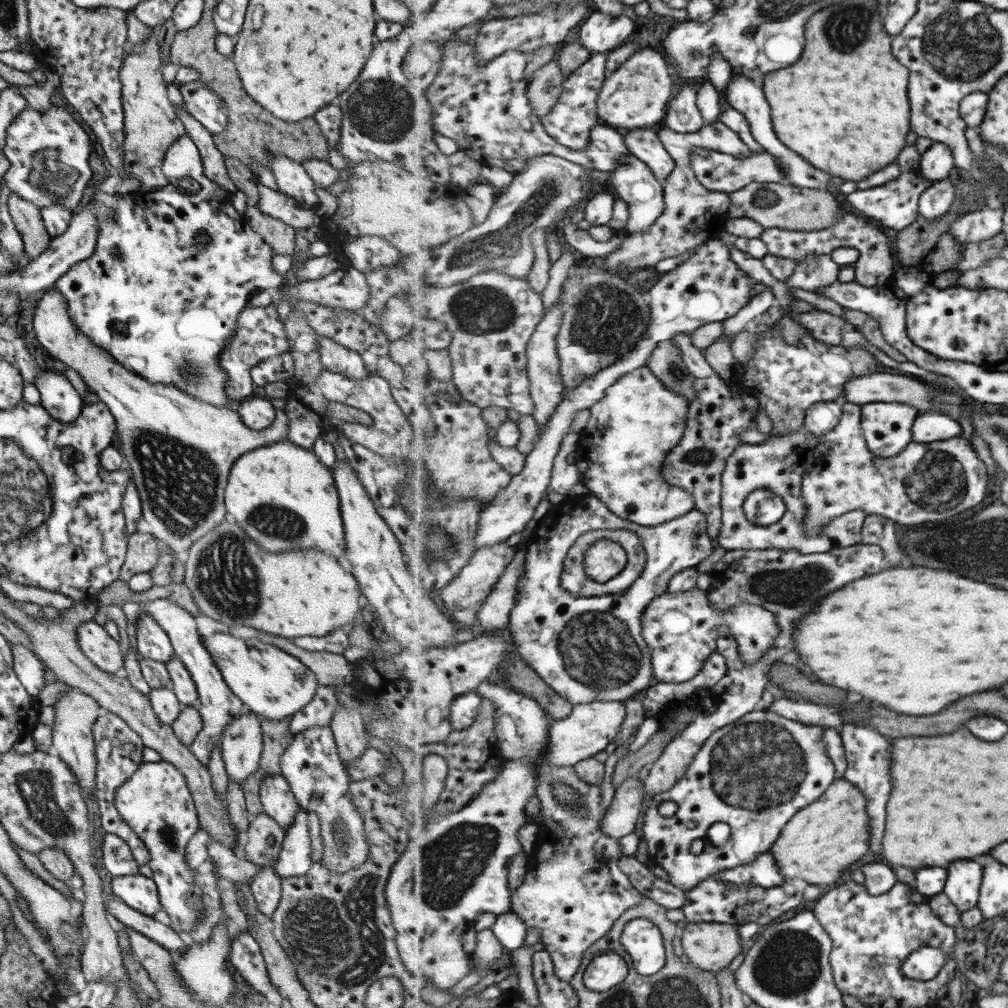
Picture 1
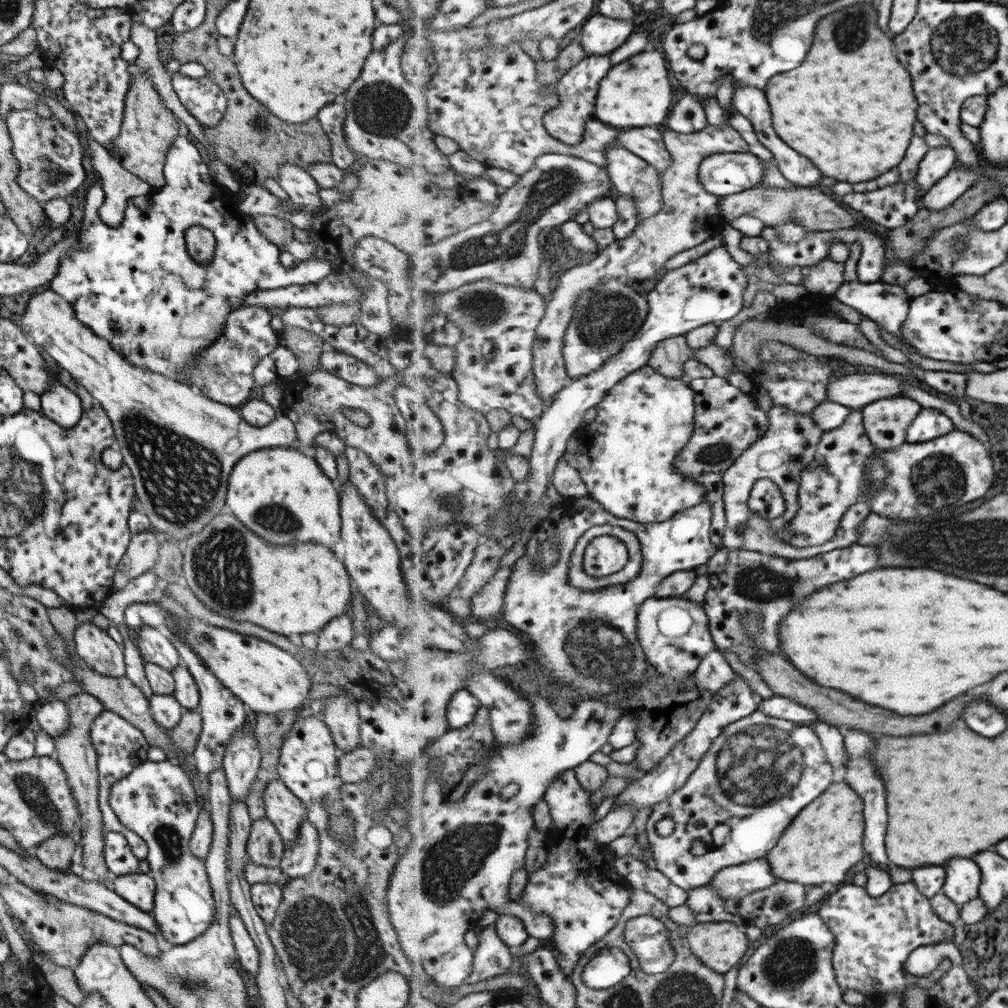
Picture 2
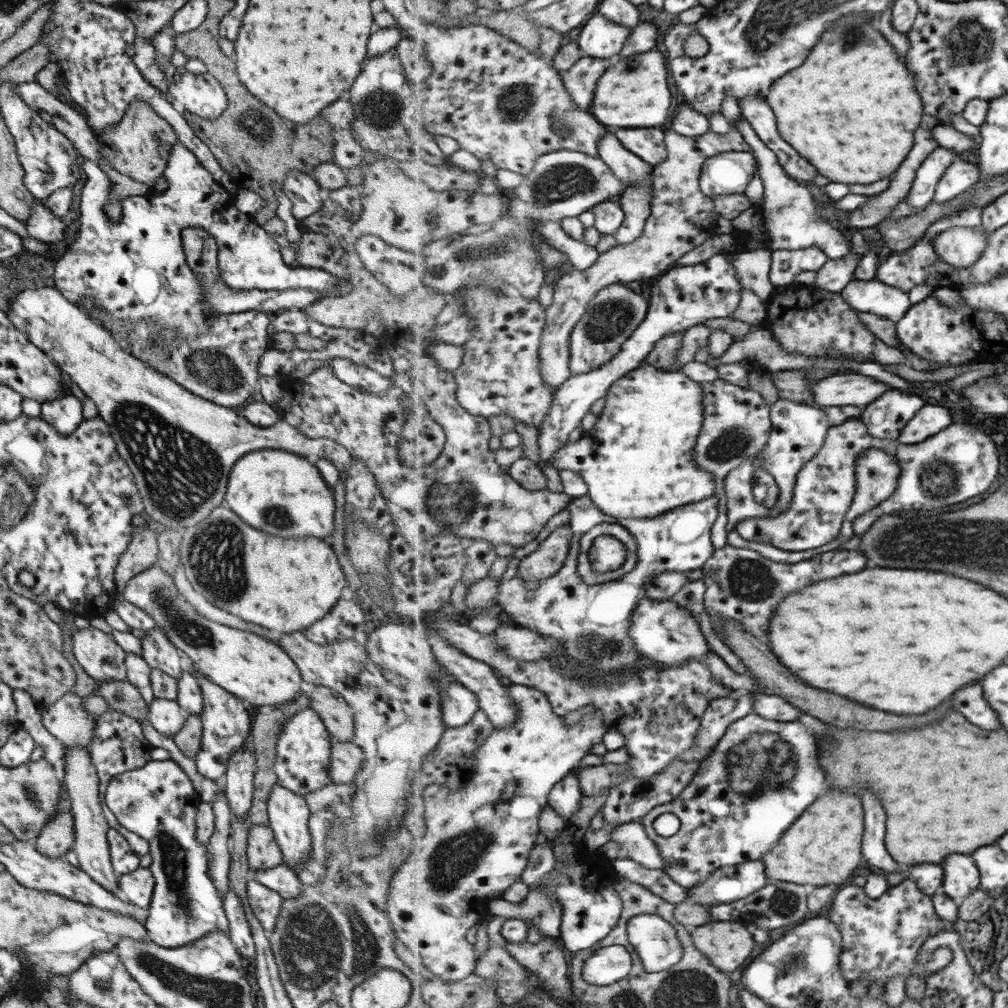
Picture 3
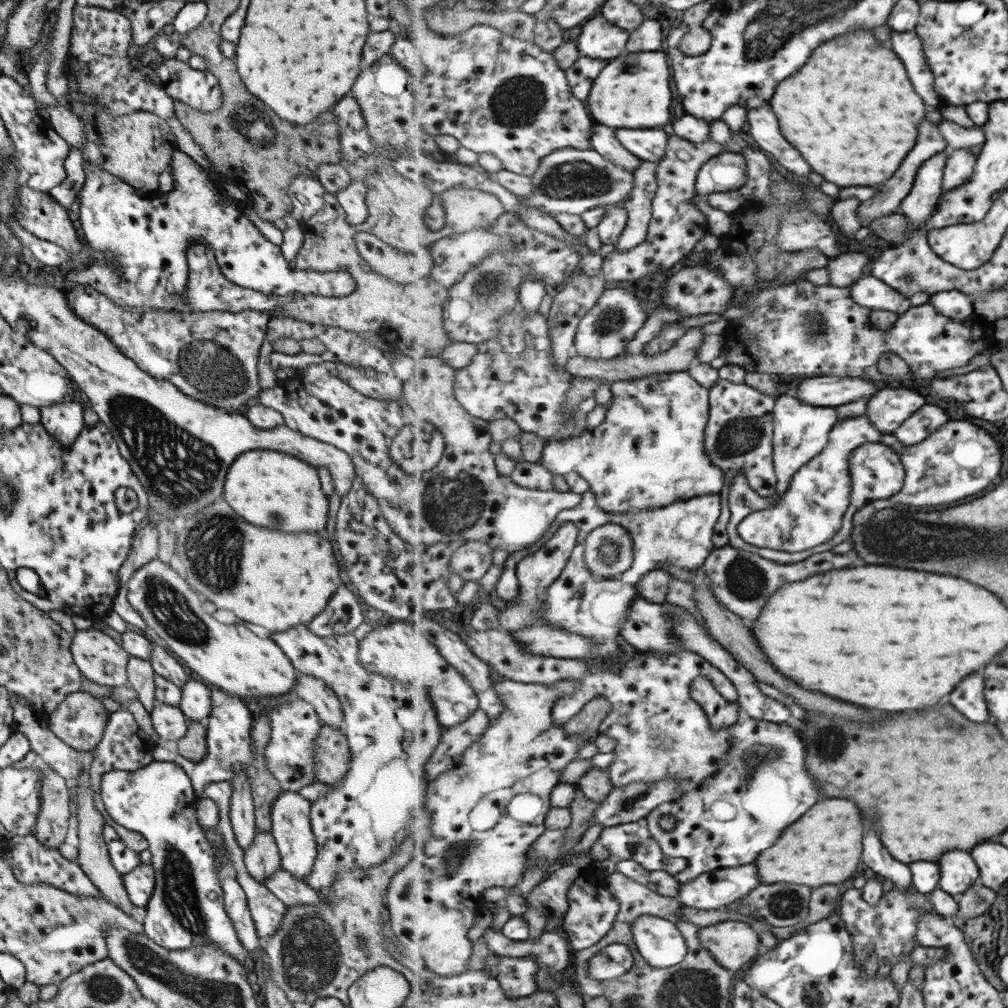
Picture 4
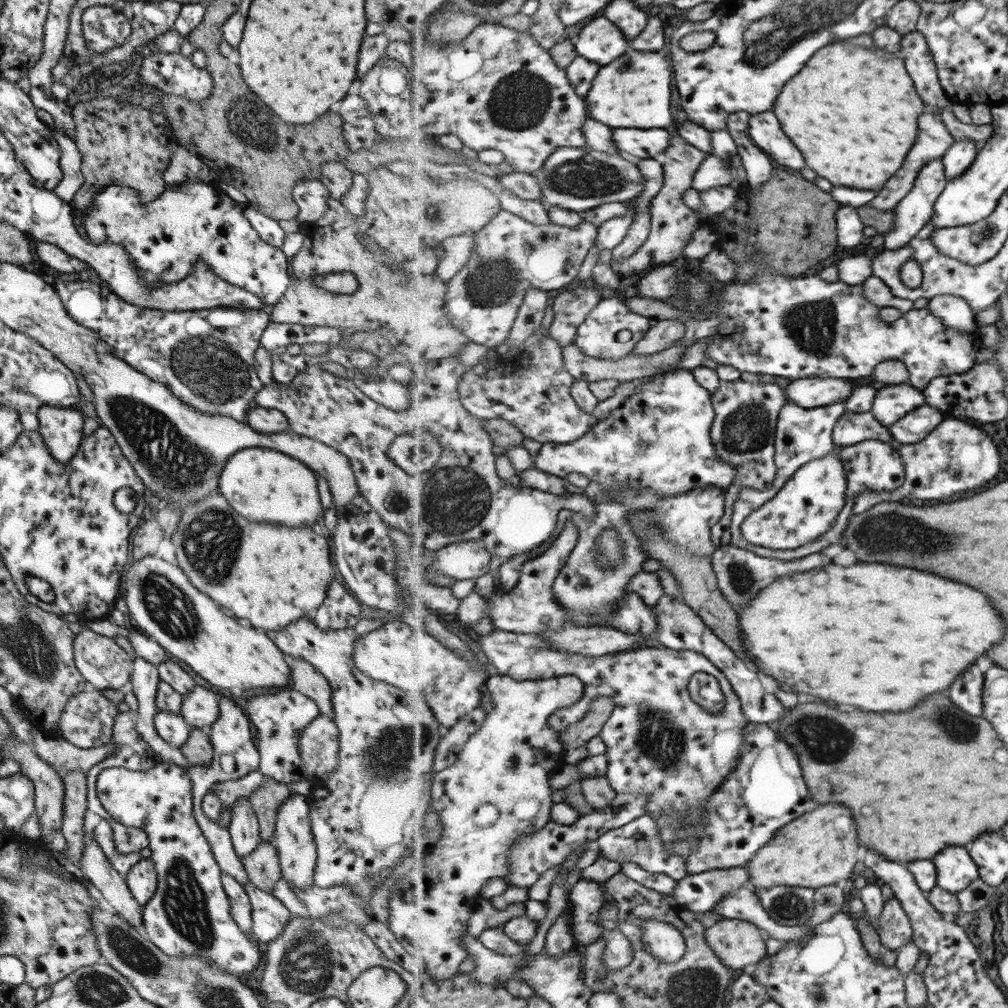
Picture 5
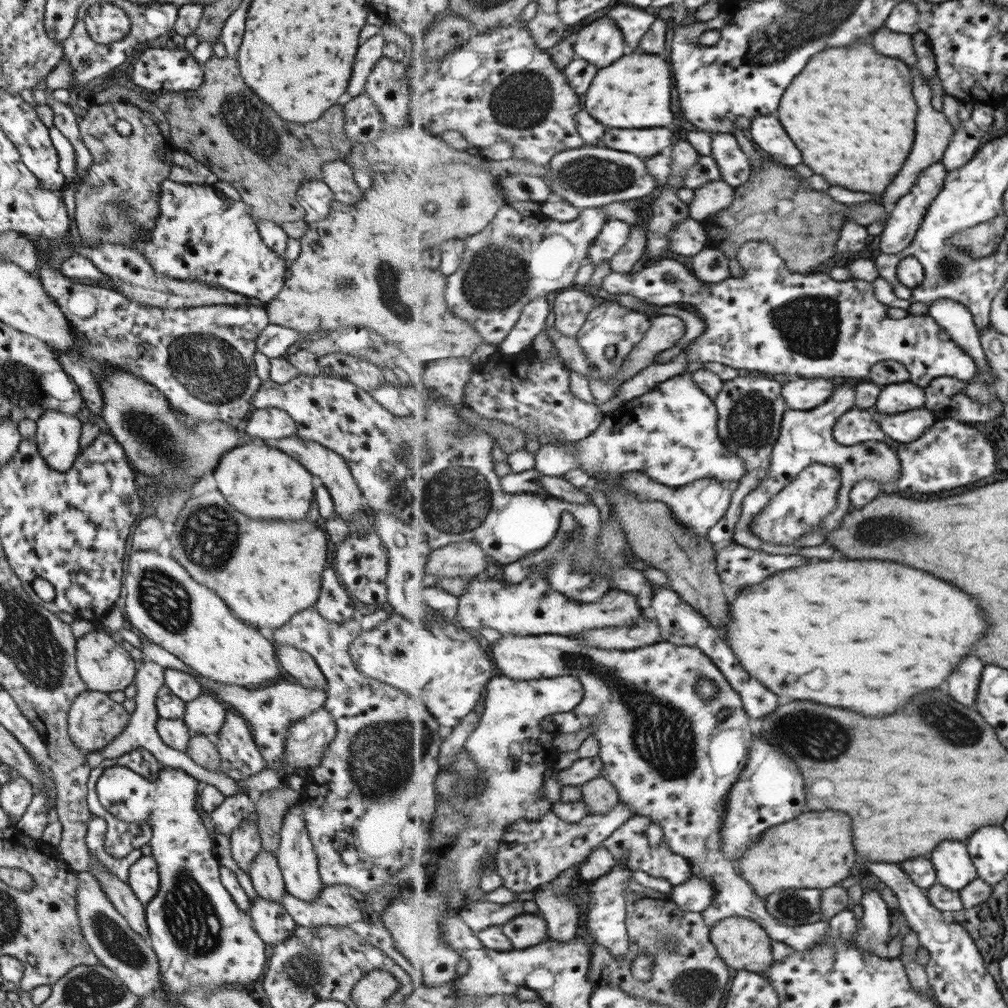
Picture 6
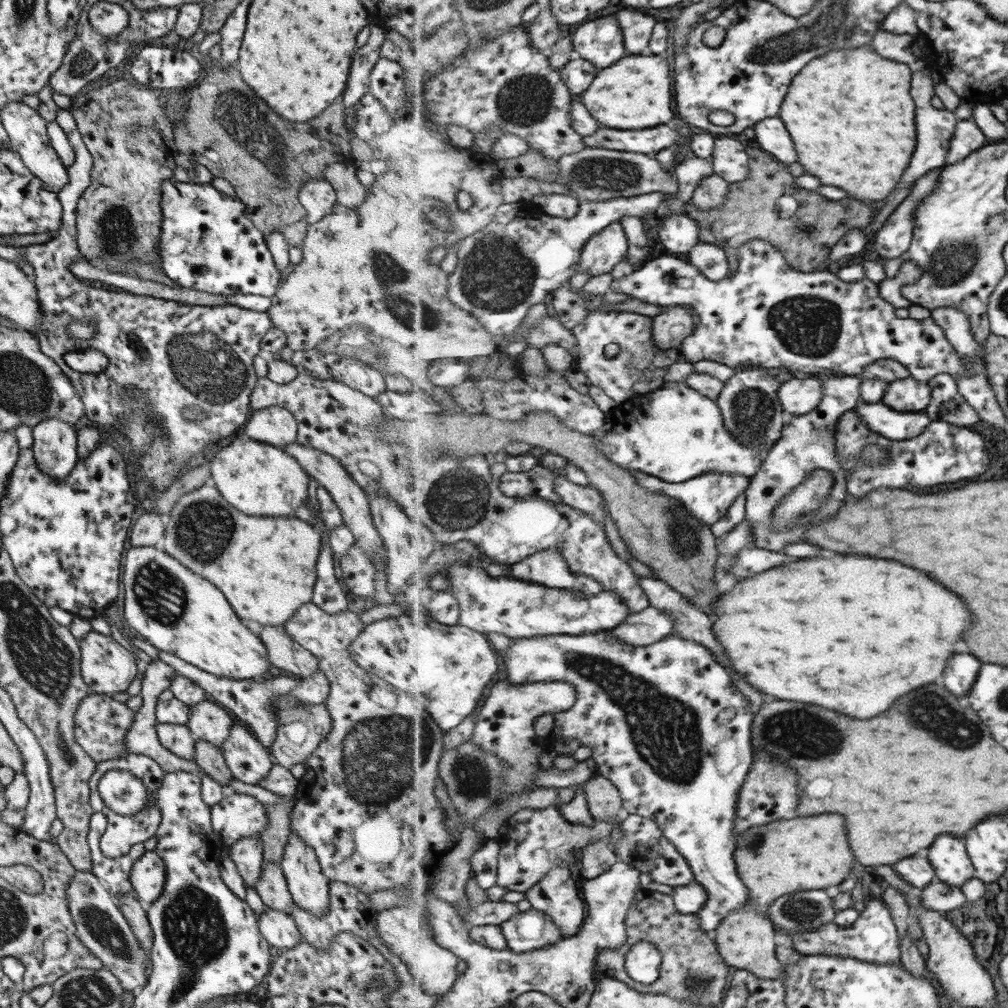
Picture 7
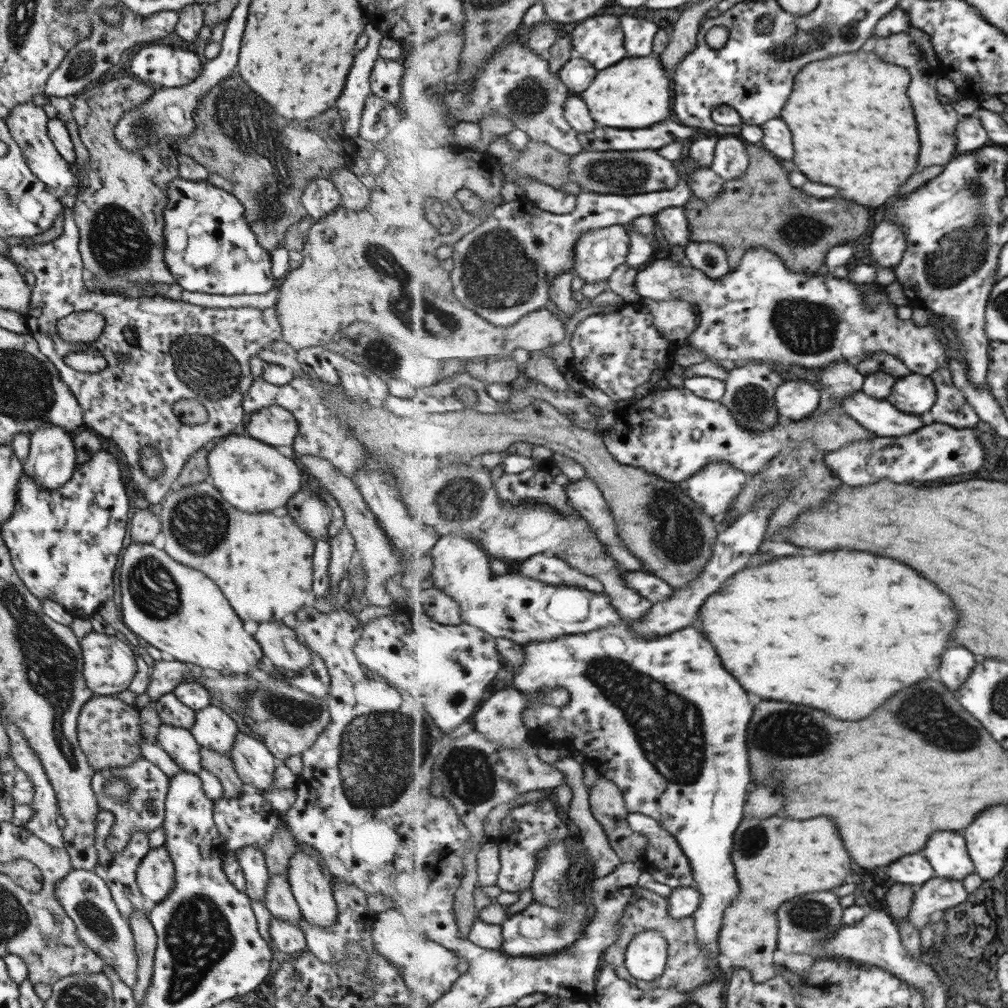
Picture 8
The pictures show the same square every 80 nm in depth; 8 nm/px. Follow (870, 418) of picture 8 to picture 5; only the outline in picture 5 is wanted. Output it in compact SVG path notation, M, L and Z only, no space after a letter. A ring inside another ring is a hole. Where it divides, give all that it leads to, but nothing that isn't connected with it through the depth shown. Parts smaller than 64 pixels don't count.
M925 404L901 418L889 430L899 442L911 445L928 437L945 419L941 410Z

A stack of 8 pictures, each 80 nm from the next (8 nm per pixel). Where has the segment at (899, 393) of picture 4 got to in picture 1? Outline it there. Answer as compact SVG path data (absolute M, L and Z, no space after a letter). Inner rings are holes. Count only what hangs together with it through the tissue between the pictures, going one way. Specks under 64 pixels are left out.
M872 402L862 406L864 437L871 452L883 458L896 457L913 442L912 428L920 410L901 402Z

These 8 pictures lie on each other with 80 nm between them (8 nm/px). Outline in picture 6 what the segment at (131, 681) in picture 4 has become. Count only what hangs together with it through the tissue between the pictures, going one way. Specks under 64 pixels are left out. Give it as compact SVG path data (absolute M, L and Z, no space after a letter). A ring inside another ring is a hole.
M143 660L141 664L139 664L139 668L135 671L135 676L133 677L132 682L135 685L136 690L134 696L135 708L133 712L130 713L127 724L124 726L122 732L119 733L109 745L99 749L97 754L92 753L91 751L83 751L83 753L85 753L84 757L86 758L90 768L97 766L102 760L115 758L125 754L126 752L137 750L138 748L144 748L155 757L155 760L161 767L171 767L182 770L197 781L212 785L215 789L221 792L221 795L224 798L241 792L248 795L249 791L240 791L240 787L235 783L236 781L229 778L229 776L225 776L225 774L221 774L221 772L216 773L212 770L207 770L206 768L195 764L184 752L169 748L159 738L154 725L159 717L156 713L155 697L159 688L164 685L163 670L165 670L163 667L150 661Z

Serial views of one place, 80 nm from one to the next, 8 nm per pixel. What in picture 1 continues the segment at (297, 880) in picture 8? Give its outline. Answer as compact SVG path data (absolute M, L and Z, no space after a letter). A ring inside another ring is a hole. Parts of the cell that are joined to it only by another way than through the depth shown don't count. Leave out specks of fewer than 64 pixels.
M275 774L265 775L261 777L258 791L262 811L273 818L283 830L289 828L301 808L290 792L285 778Z

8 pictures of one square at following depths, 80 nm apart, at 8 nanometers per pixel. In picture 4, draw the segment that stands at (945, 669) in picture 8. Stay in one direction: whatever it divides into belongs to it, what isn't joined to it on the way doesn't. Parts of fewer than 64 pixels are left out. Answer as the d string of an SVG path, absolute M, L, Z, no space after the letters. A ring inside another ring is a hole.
M973 674L973 678L965 678L965 682L957 686L951 704L957 706L957 710L961 710L973 722L990 722L990 710L984 690L983 674Z

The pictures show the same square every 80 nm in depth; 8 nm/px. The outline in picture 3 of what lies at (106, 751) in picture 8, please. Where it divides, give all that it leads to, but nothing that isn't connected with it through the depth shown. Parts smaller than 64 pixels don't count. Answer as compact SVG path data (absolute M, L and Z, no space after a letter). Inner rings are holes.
M72 692L60 696L53 704L45 705L40 711L40 721L53 738L58 738L64 746L89 746L93 736L94 720L96 716L89 714L82 706L82 698Z

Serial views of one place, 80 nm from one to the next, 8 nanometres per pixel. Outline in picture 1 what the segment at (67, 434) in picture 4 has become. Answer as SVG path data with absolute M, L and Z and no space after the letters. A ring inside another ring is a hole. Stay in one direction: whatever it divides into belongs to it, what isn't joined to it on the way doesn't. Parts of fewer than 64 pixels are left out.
M40 371L32 382L40 394L40 405L59 422L73 422L83 405L79 393L65 375L56 371Z

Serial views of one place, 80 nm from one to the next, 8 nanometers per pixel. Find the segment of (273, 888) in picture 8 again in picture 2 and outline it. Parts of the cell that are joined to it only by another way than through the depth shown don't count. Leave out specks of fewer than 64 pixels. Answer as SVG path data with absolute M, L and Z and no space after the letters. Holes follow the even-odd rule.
M265 817L252 821L245 852L253 864L278 868L283 851L282 838L272 822Z

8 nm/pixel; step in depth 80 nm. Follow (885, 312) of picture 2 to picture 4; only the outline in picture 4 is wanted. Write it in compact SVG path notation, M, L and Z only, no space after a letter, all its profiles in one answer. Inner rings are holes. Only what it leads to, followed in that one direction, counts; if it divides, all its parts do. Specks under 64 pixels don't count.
M872 274L863 276L850 286L853 300L872 310L889 310L903 316L911 307L911 299L896 288L875 278Z

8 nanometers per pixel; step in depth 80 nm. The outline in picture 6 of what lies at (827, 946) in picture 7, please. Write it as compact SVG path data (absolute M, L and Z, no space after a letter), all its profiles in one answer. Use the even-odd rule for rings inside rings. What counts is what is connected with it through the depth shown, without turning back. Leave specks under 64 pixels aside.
M505 634L489 645L497 669L509 678L526 681L572 676L582 682L583 700L569 713L557 713L547 717L542 722L544 731L569 734L587 727L596 730L592 735L599 739L602 746L599 754L604 762L602 776L615 785L621 801L627 802L629 808L637 815L651 817L663 825L667 843L672 851L688 858L691 866L697 865L700 868L697 875L701 875L717 887L714 903L702 912L711 928L725 918L749 917L764 926L772 939L795 951L810 949L828 935L829 920L803 926L786 926L769 914L765 908L765 900L757 896L752 884L740 875L738 864L724 855L720 830L729 806L727 797L746 769L754 735L749 728L751 717L745 710L741 695L703 650L696 646L679 646L667 641L629 650L609 650L588 646L584 638L559 634ZM705 677L714 680L718 686L718 693L709 700L696 691L699 679ZM869 889L857 897L863 906L863 917L858 923L858 935L854 943L862 950L875 954L879 944L887 944L892 938L891 909L882 893Z

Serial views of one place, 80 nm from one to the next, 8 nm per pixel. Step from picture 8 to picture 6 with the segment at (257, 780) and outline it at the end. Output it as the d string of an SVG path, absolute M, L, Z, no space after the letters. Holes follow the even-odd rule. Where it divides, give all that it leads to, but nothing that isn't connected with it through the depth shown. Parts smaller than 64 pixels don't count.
M228 707L223 724L212 740L220 758L218 772L221 774L239 781L266 768L252 732L249 732L248 722Z

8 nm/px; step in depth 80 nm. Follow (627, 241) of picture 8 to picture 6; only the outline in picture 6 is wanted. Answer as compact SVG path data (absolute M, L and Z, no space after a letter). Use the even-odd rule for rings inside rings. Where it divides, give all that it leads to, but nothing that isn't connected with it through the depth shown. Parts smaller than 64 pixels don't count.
M611 218L605 223L604 229L592 244L588 254L589 262L592 262L594 266L610 262L613 256L625 246L631 231L631 224Z

